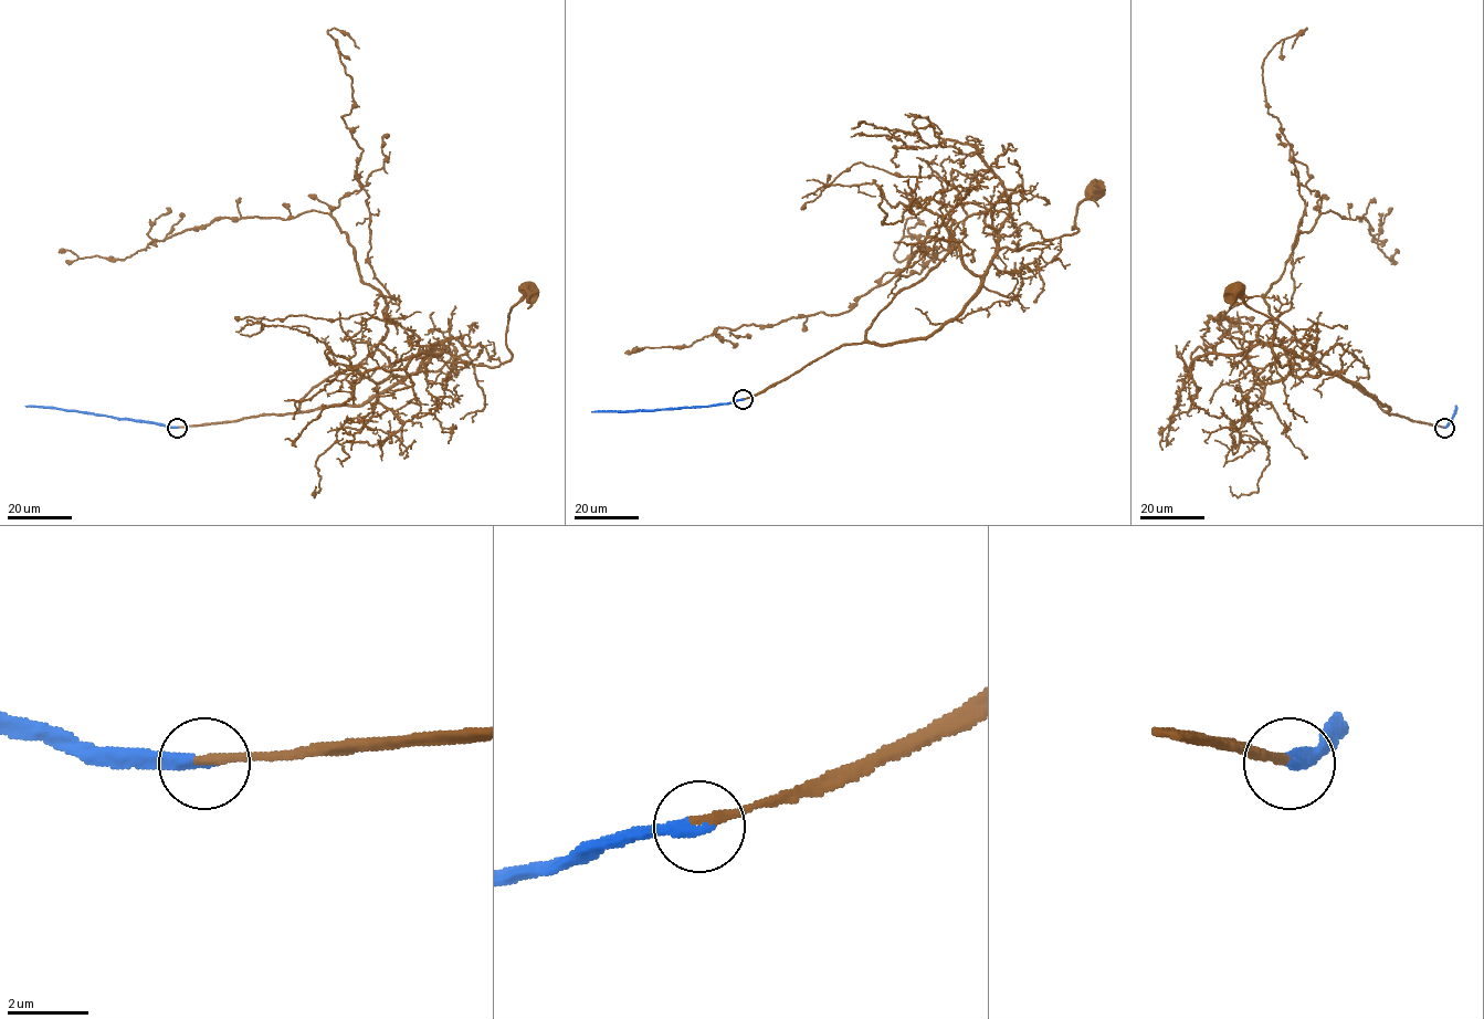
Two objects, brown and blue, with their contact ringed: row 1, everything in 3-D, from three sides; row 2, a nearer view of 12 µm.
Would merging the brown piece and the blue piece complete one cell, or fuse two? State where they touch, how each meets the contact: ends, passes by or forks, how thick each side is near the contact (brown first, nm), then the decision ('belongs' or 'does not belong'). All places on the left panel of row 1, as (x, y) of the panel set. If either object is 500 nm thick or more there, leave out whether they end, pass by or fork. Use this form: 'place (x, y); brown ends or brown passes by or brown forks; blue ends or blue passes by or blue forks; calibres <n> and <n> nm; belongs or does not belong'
place (177, 428); brown ends; blue ends; calibres 240 and 300 nm; belongs

